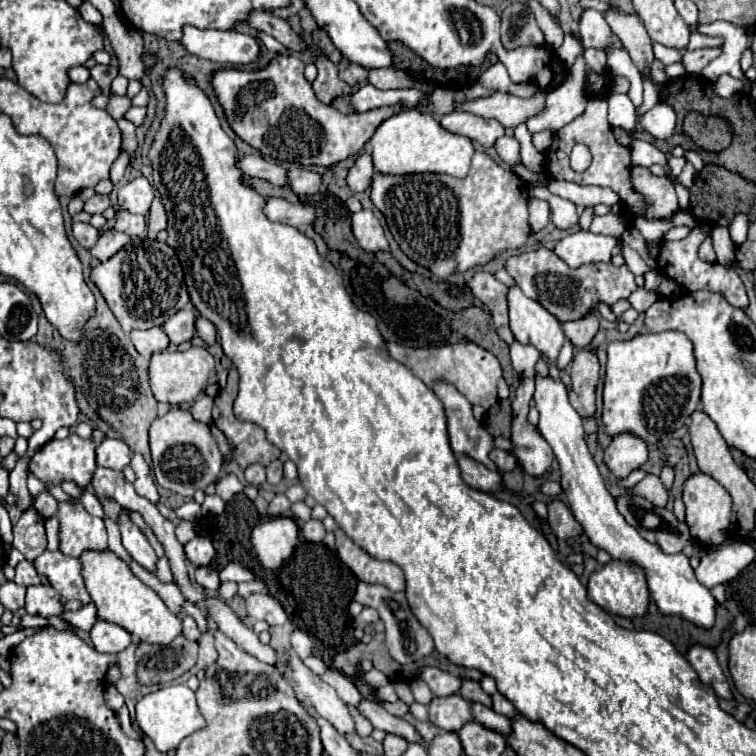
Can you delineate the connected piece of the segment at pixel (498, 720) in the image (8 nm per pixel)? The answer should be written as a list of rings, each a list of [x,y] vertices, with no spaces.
[[[473,703],[473,713],[475,713],[475,721],[481,723],[483,727],[501,733],[503,737],[507,737],[511,733],[511,721],[499,713],[495,713],[491,707],[485,707],[481,703]]]

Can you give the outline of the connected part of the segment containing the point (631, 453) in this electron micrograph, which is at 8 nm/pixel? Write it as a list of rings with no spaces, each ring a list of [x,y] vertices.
[[[631,433],[611,437],[605,449],[605,463],[615,477],[627,477],[647,461],[647,443]]]

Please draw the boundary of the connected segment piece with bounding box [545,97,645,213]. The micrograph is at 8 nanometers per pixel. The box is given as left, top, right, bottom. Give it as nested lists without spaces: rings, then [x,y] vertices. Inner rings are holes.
[[[591,97],[589,103],[587,103],[585,113],[581,117],[573,119],[563,129],[559,129],[553,137],[553,145],[545,153],[545,173],[551,179],[563,179],[563,181],[571,181],[571,183],[577,183],[577,185],[609,187],[609,189],[613,189],[621,195],[623,203],[629,209],[633,209],[635,213],[643,213],[645,203],[643,203],[641,195],[631,189],[629,171],[631,171],[631,151],[629,151],[629,147],[623,147],[615,141],[615,137],[611,133],[611,125],[607,121],[607,99],[603,99],[603,97]],[[575,143],[585,143],[589,147],[591,155],[593,155],[593,163],[583,173],[577,173],[569,167],[569,151]]]

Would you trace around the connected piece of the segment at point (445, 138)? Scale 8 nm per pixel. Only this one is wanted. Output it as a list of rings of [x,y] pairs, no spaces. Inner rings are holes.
[[[407,109],[385,119],[371,137],[369,145],[375,173],[381,175],[445,173],[453,177],[465,177],[475,153],[475,147],[467,137],[445,131],[433,115],[421,113],[417,109]]]

